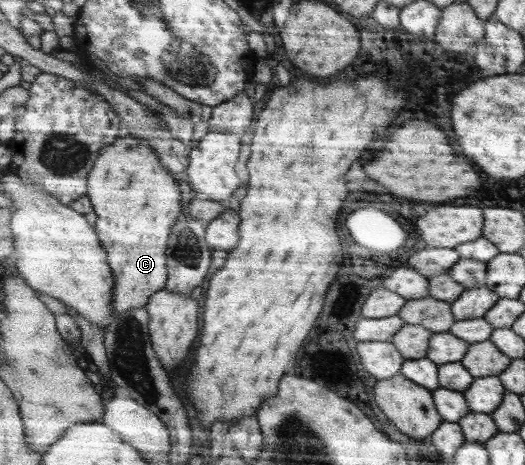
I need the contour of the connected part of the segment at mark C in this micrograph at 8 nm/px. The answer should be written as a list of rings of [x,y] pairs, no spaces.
[[[125,136],[119,138],[115,146],[103,148],[103,158],[99,158],[95,174],[91,174],[91,190],[87,190],[86,196],[97,215],[94,228],[98,238],[103,238],[102,246],[106,249],[107,262],[115,276],[115,295],[111,297],[111,304],[117,315],[145,306],[151,295],[163,289],[169,280],[166,250],[169,248],[171,229],[181,216],[181,196],[175,180],[169,176],[167,168],[157,156],[155,150],[141,138],[135,142],[133,136]]]

